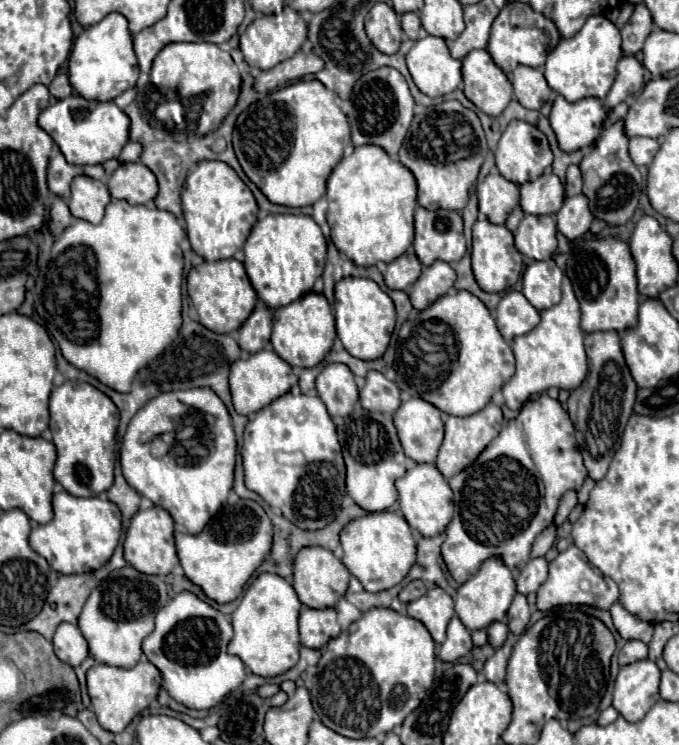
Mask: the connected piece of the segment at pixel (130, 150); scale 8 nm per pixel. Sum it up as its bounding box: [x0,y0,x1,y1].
[118,140,142,162]

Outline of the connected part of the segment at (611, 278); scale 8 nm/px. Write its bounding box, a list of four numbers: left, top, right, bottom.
[566,234,638,332]

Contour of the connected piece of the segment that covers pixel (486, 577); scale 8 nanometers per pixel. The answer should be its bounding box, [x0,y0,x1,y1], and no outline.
[456,558,516,632]

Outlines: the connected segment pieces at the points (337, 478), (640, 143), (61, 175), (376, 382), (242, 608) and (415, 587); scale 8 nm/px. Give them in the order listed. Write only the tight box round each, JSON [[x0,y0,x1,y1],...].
[[242,394,344,530],[630,136,660,166],[48,150,106,196],[360,370,400,412],[228,572,300,676],[398,580,428,604]]

